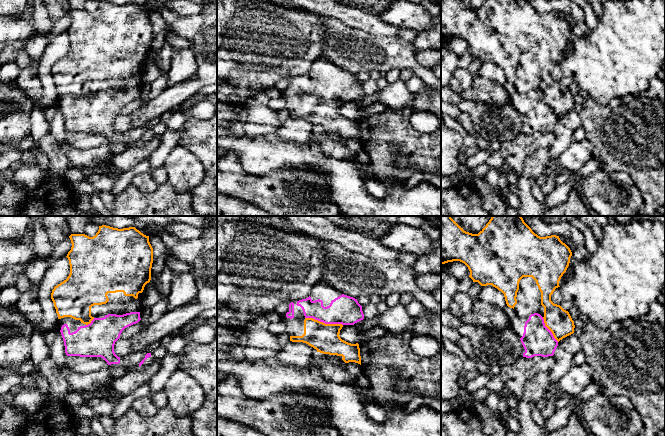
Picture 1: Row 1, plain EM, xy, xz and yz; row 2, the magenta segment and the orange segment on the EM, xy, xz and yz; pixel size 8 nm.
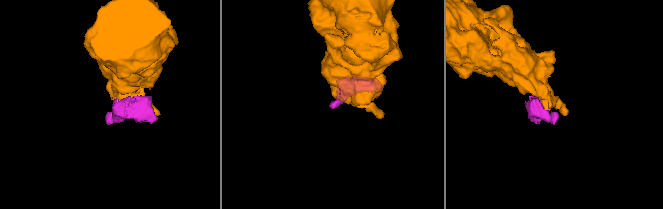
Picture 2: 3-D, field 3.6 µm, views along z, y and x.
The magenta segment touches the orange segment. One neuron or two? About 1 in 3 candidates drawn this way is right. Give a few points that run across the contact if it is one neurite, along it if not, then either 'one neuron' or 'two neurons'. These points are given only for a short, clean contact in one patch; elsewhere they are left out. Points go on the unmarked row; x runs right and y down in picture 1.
xz (345, 86), (324, 98), (325, 114) | one neuron

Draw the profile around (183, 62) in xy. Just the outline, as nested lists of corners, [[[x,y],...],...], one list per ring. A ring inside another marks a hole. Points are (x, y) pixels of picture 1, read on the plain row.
[[[192,48],[173,50],[171,55],[171,67],[167,73],[168,86],[177,84],[198,69],[198,63]]]

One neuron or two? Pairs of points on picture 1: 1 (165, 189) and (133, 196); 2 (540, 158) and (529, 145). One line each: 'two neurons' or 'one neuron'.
1: one neuron
2: two neurons

